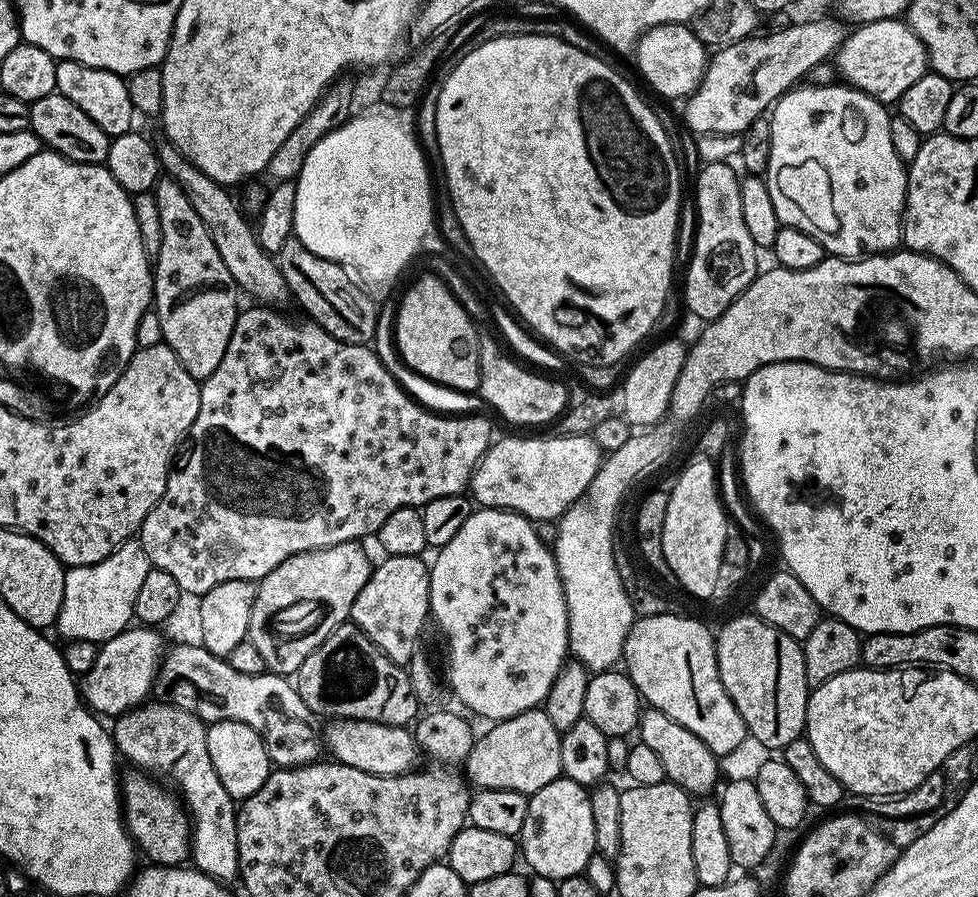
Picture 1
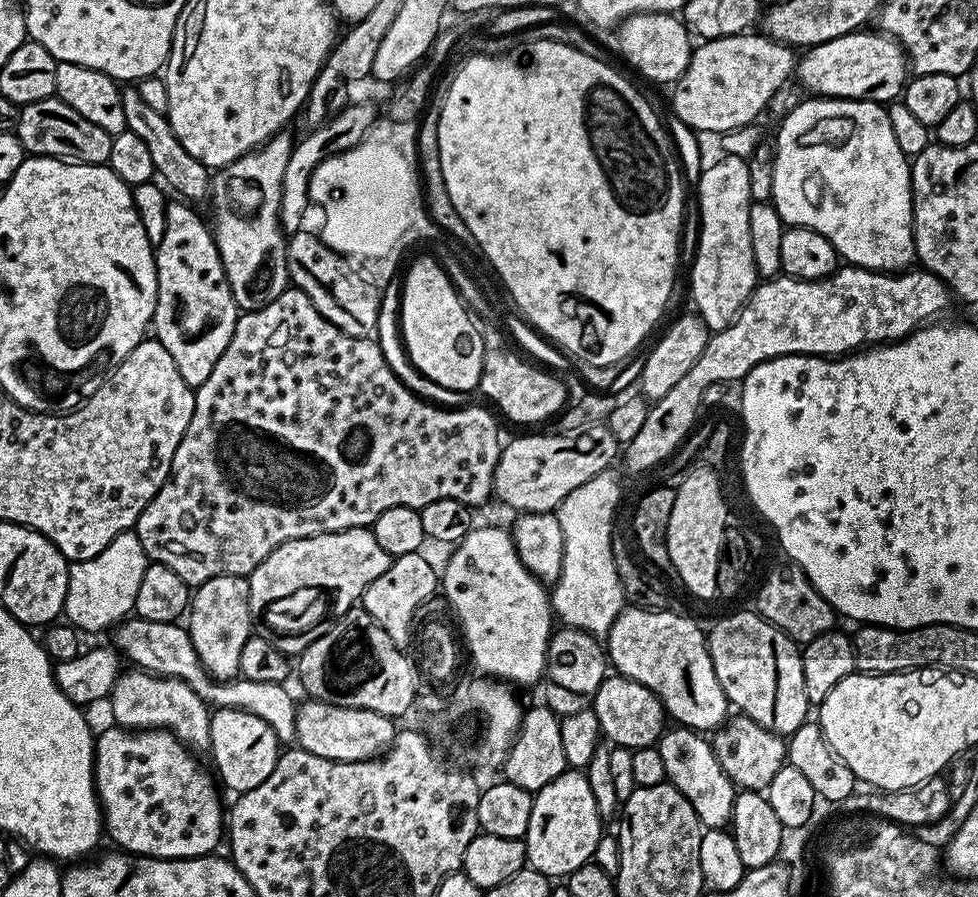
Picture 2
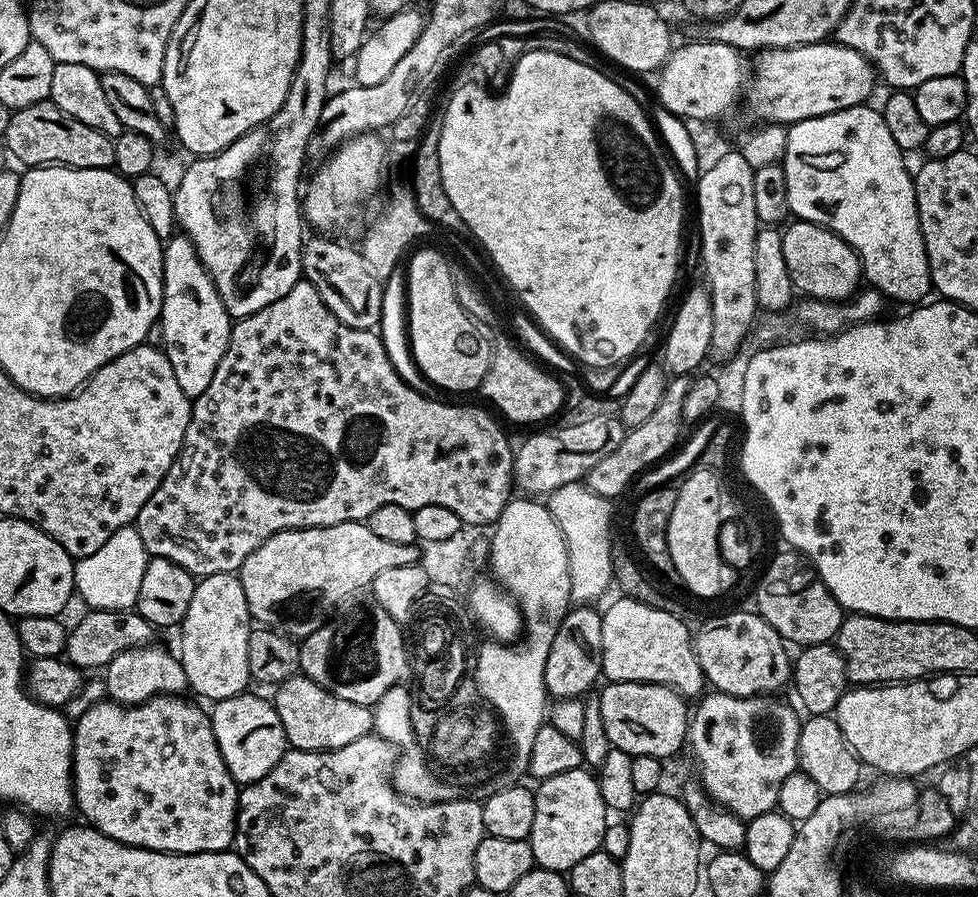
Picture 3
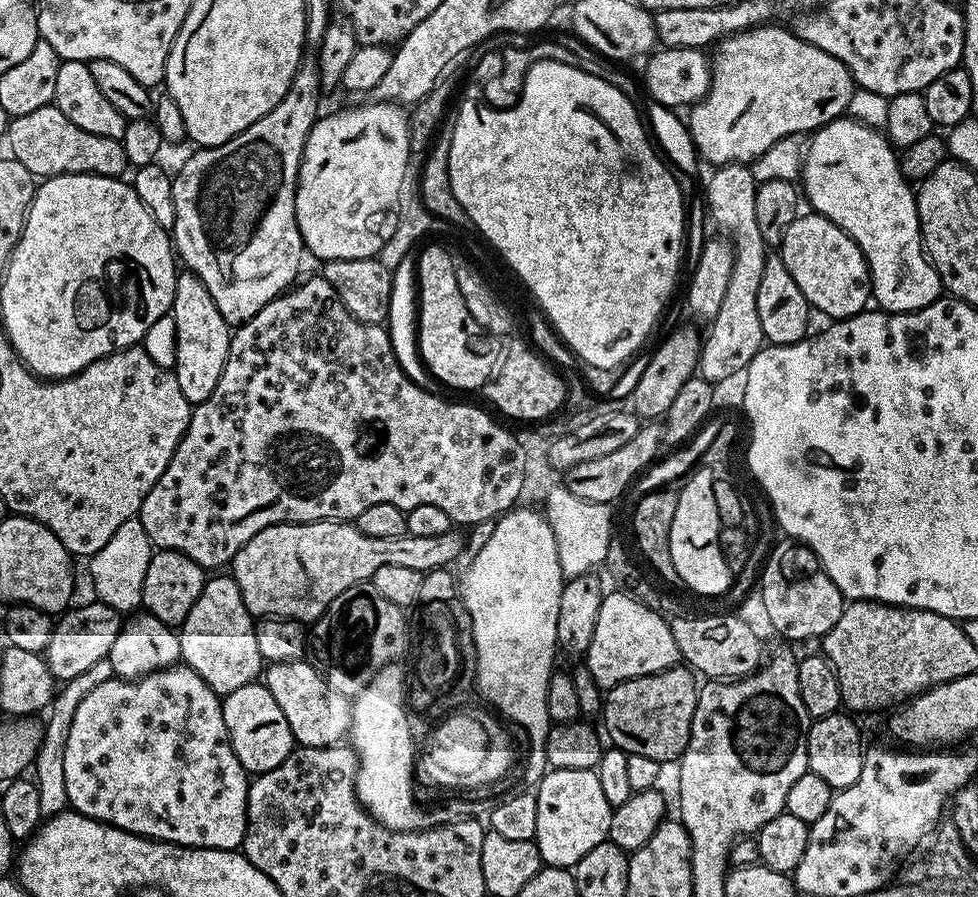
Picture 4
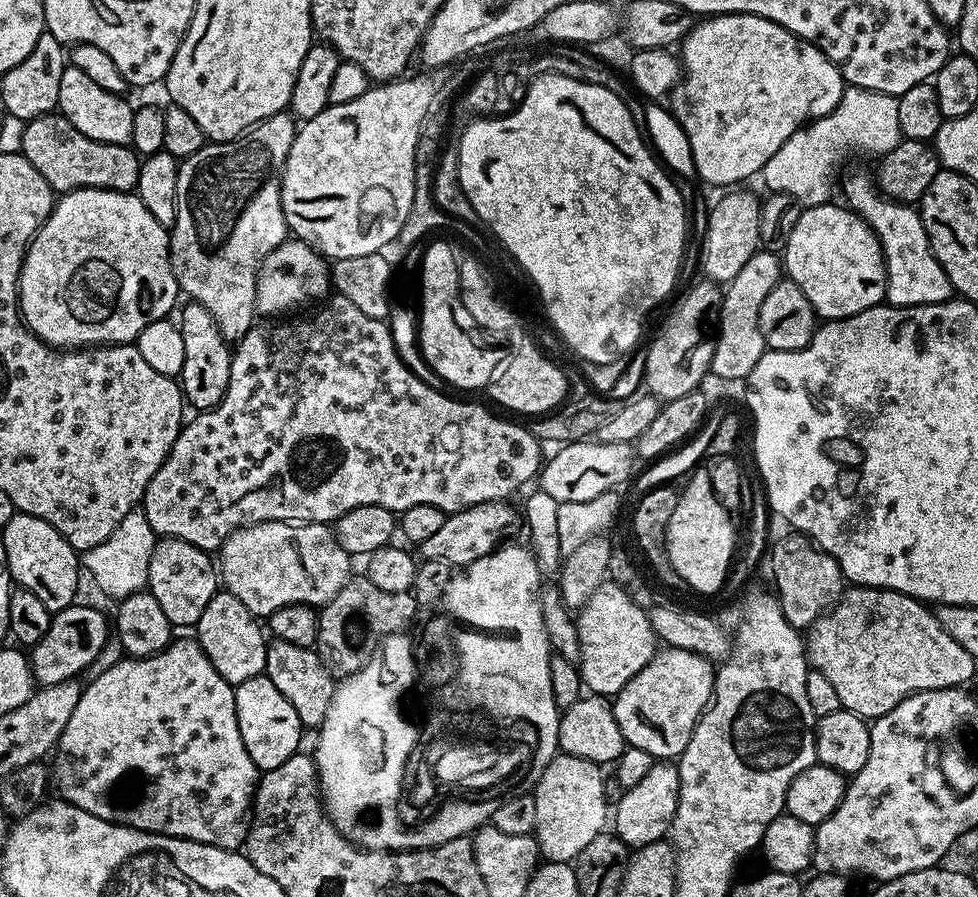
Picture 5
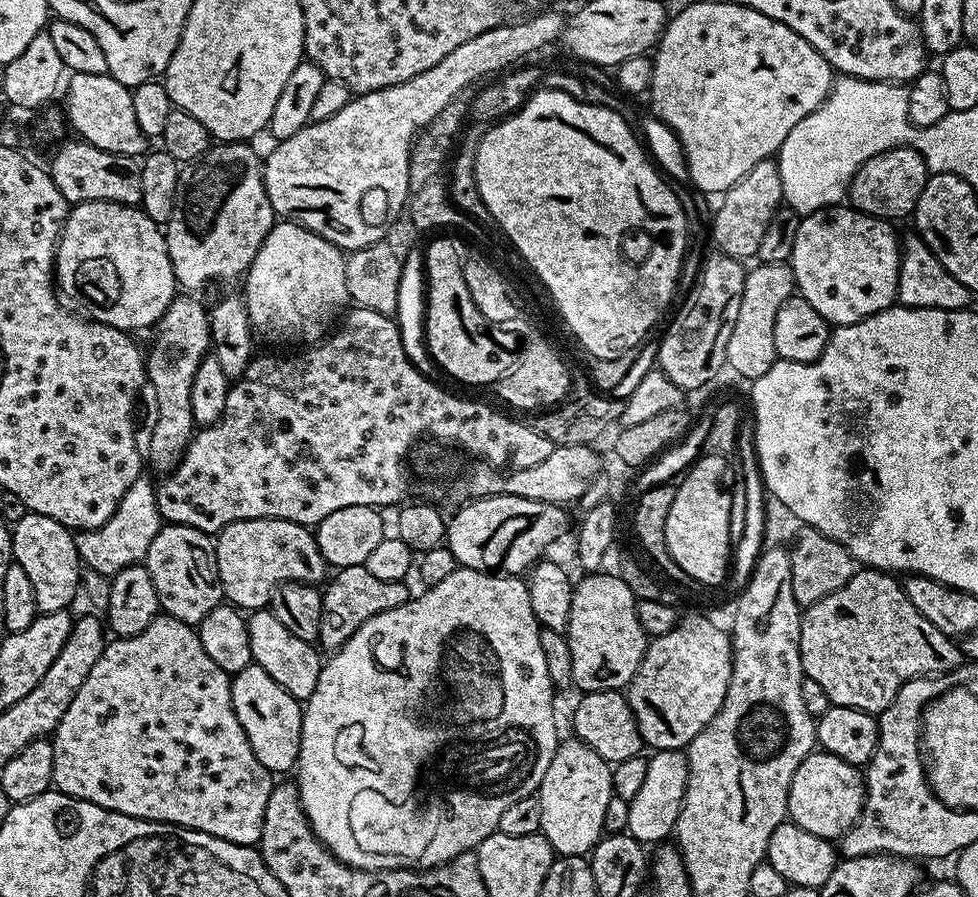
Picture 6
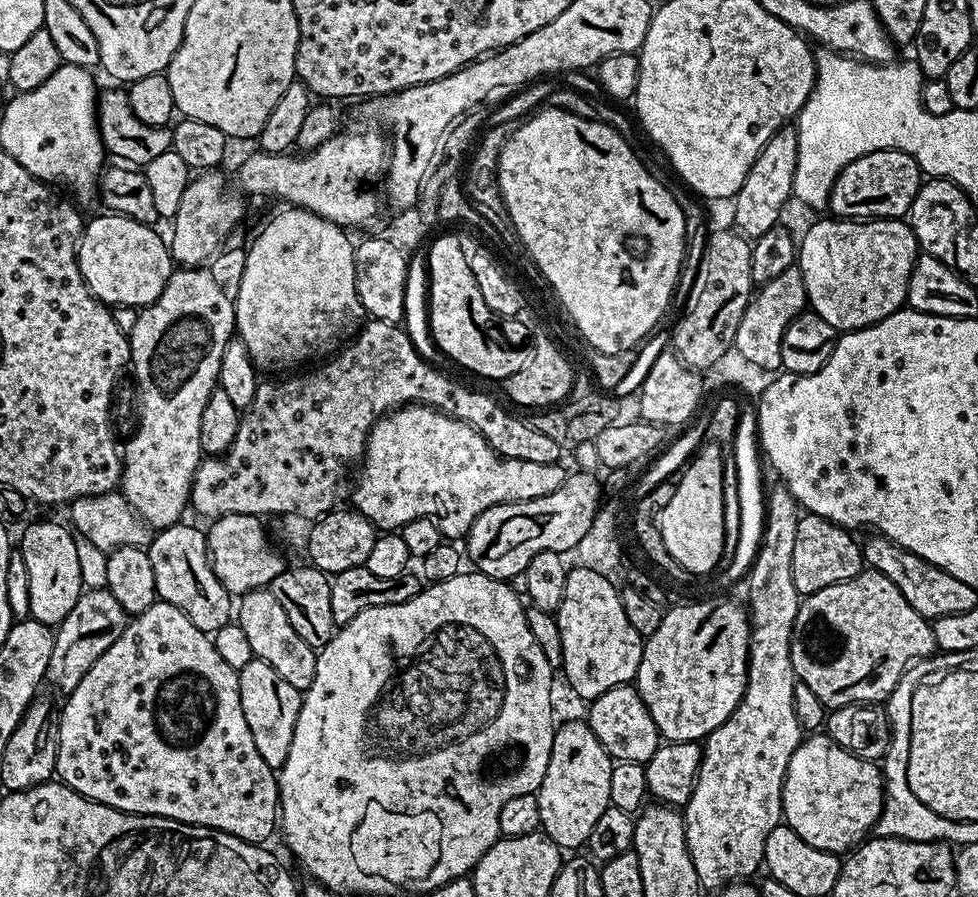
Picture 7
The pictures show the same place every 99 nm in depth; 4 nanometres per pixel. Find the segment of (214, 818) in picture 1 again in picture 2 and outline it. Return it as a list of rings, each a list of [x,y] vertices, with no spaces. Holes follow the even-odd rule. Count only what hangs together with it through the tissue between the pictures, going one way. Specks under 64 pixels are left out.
[[[143,670],[125,671],[112,687],[110,705],[112,716],[117,725],[125,730],[143,730],[145,728],[163,728],[172,732],[184,743],[184,747],[193,753],[207,753],[211,749],[209,705],[205,704],[186,682],[170,680]]]

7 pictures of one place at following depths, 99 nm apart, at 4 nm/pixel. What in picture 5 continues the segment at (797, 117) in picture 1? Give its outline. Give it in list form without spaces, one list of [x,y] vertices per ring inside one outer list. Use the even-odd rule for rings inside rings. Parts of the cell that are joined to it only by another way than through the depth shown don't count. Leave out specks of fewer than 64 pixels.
[[[856,172],[844,180],[843,203],[861,216],[872,228],[884,255],[886,266],[886,300],[894,308],[926,306],[953,299],[954,289],[946,270],[934,258],[922,218],[915,207],[899,204],[880,193],[871,175]]]

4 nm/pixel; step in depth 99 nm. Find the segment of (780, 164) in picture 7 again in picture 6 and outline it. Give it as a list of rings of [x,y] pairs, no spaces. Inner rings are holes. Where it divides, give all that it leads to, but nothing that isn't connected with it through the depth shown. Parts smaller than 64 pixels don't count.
[[[772,158],[758,162],[754,170],[747,172],[734,187],[723,193],[719,200],[720,205],[716,208],[716,217],[710,220],[711,243],[713,240],[719,251],[741,262],[747,261],[747,256],[755,257],[770,220],[784,204],[779,163]]]

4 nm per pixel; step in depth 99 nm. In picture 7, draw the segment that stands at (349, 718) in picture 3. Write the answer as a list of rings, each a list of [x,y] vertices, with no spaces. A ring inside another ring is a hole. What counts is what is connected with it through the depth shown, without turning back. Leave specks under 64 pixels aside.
[[[256,588],[239,597],[234,620],[246,633],[246,639],[250,641],[250,650],[255,659],[274,666],[274,670],[278,670],[278,675],[285,682],[290,682],[290,686],[297,688],[301,694],[308,689],[310,682],[314,682],[317,649],[302,642],[298,630],[290,626],[290,617],[287,616],[286,610],[282,610],[282,605],[278,603],[278,598],[274,598],[271,590]]]

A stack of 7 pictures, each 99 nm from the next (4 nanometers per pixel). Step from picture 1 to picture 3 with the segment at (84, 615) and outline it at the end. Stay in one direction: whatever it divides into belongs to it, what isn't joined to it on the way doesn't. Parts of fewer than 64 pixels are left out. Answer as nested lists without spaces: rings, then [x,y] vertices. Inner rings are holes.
[[[134,526],[120,528],[94,554],[81,556],[75,561],[74,589],[77,597],[88,603],[92,610],[118,610],[127,612],[135,609],[138,590],[142,587],[142,574],[146,574],[149,554],[142,542],[142,534]]]

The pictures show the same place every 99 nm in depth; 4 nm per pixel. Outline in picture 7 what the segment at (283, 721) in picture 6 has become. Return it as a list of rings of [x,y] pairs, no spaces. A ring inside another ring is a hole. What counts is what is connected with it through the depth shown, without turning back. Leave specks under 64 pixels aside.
[[[253,658],[248,665],[239,669],[240,673],[240,701],[242,714],[246,714],[246,726],[250,726],[250,734],[254,738],[254,746],[258,746],[258,754],[266,761],[266,766],[279,770],[286,762],[286,754],[290,754],[290,742],[294,742],[294,726],[298,722],[302,694],[290,682],[285,682],[278,670],[266,662]]]

